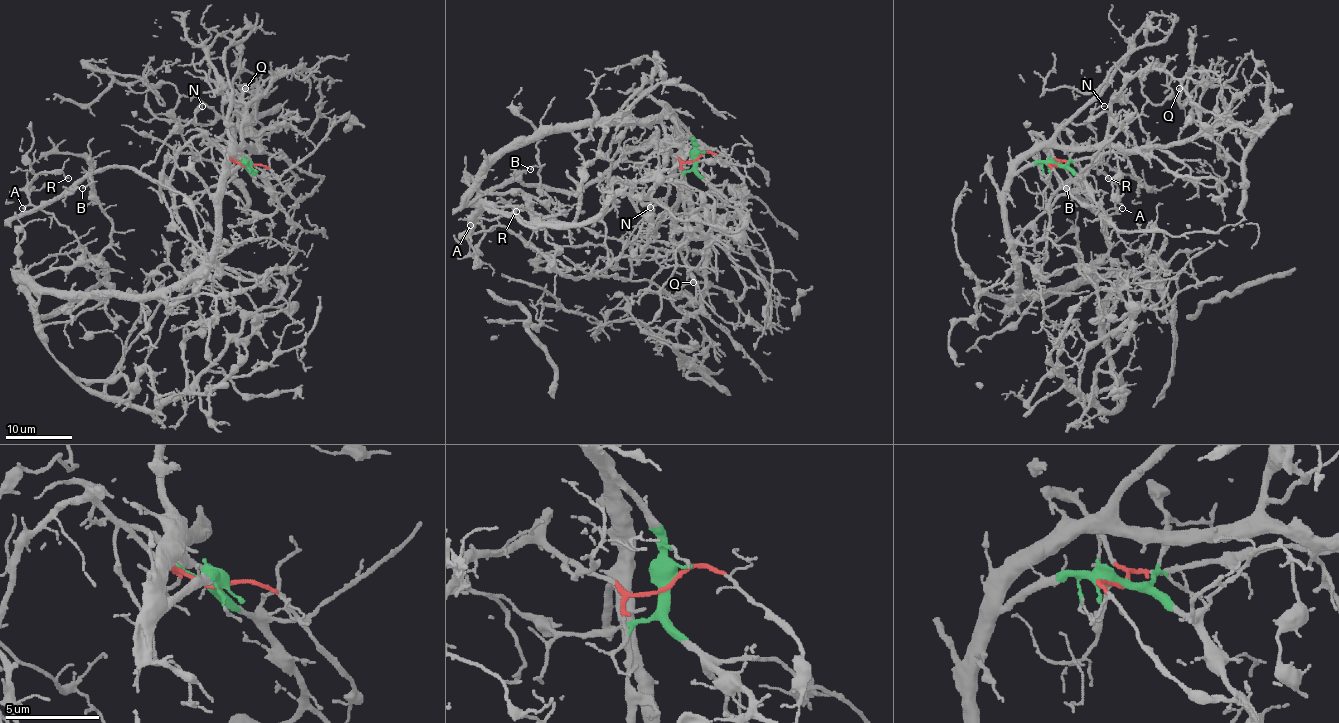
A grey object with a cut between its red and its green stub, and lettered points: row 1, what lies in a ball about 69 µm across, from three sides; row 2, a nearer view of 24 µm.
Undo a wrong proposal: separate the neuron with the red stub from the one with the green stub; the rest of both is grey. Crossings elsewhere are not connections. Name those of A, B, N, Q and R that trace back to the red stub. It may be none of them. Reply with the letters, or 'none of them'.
N

